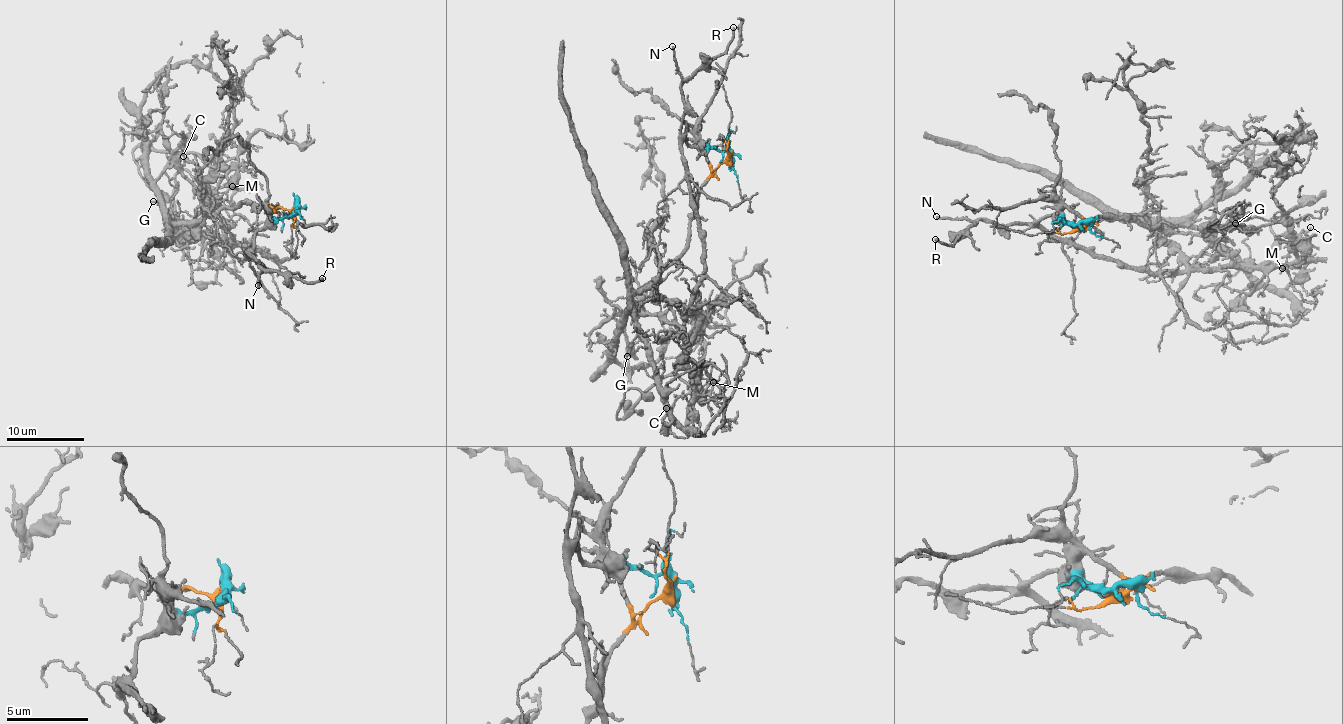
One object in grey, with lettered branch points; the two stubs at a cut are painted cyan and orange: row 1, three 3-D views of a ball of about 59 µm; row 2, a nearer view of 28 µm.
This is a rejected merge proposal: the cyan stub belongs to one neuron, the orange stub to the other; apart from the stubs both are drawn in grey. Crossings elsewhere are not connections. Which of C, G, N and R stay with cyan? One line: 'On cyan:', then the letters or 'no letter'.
On cyan: N, R

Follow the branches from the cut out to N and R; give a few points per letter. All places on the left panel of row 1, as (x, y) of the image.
N: (295, 207), (292, 214), (266, 221), (260, 227), (250, 253), (262, 273), (257, 285)
R: (295, 207), (292, 214), (266, 221), (257, 231), (250, 253), (260, 268), (308, 282), (322, 279)

